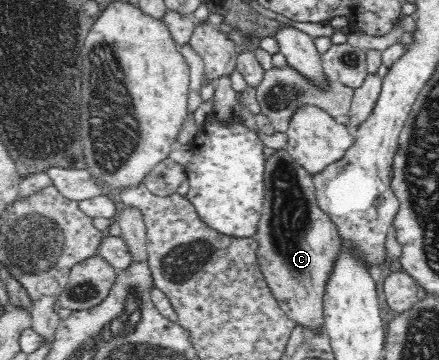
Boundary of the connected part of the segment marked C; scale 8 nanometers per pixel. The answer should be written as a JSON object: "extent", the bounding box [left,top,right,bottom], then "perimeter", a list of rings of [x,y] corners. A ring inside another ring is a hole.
{"extent":[255,147,341,329],"perimeter":[[[285,147],[266,157],[264,166],[265,196],[255,236],[259,244],[257,262],[273,296],[288,319],[294,319],[296,324],[305,325],[310,329],[320,329],[324,326],[324,289],[326,289],[326,281],[332,271],[334,259],[341,253],[341,235],[337,225],[317,203],[313,176],[290,156]]]}

